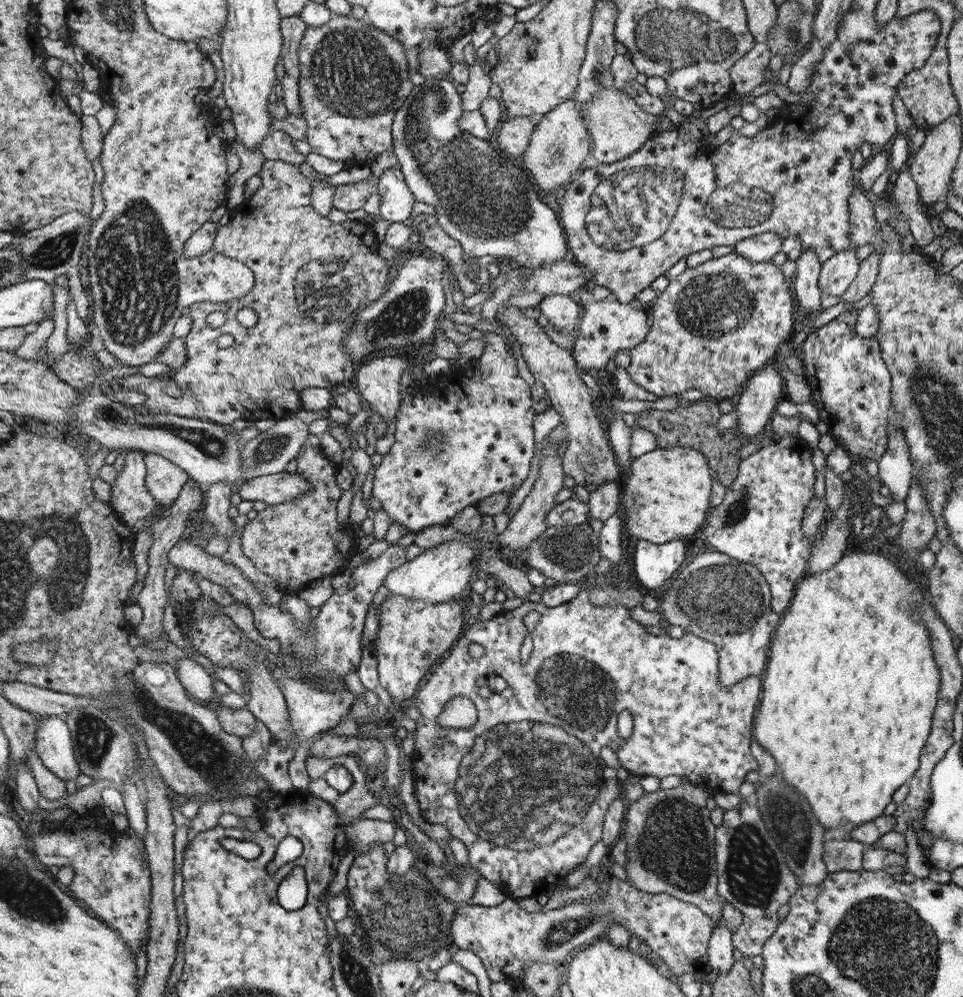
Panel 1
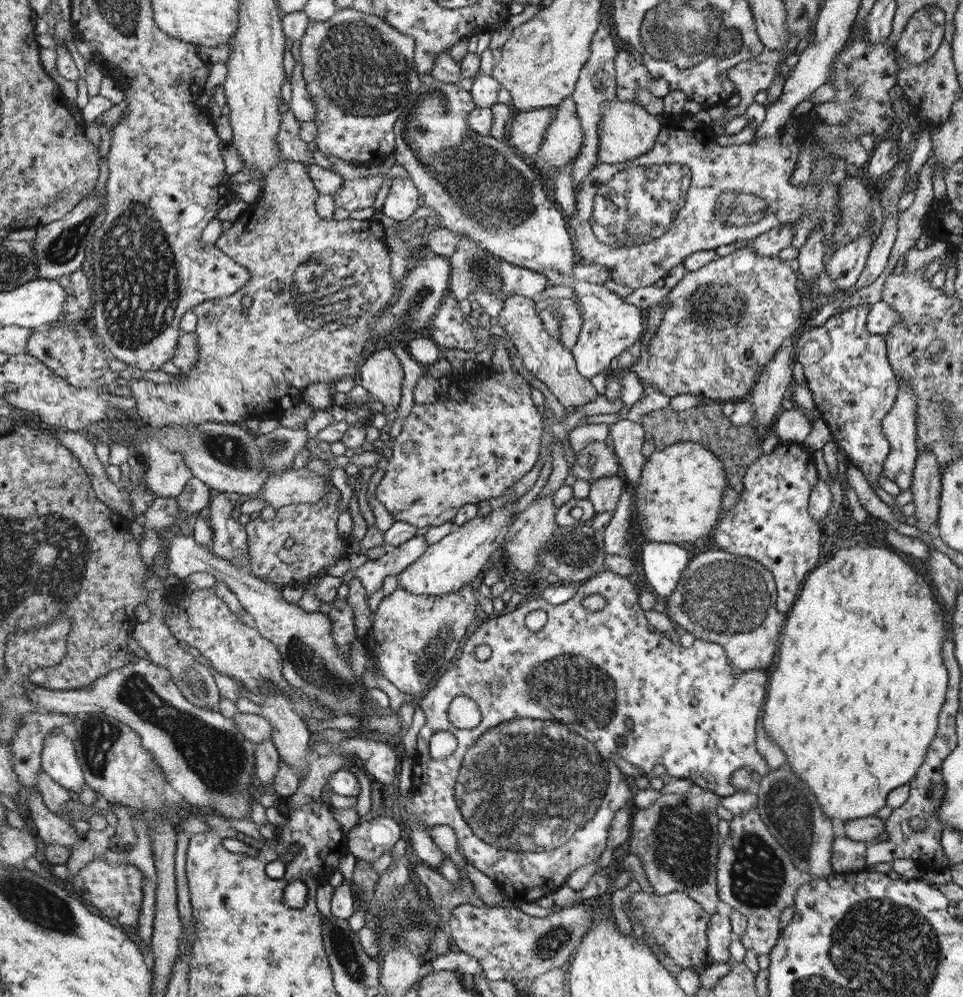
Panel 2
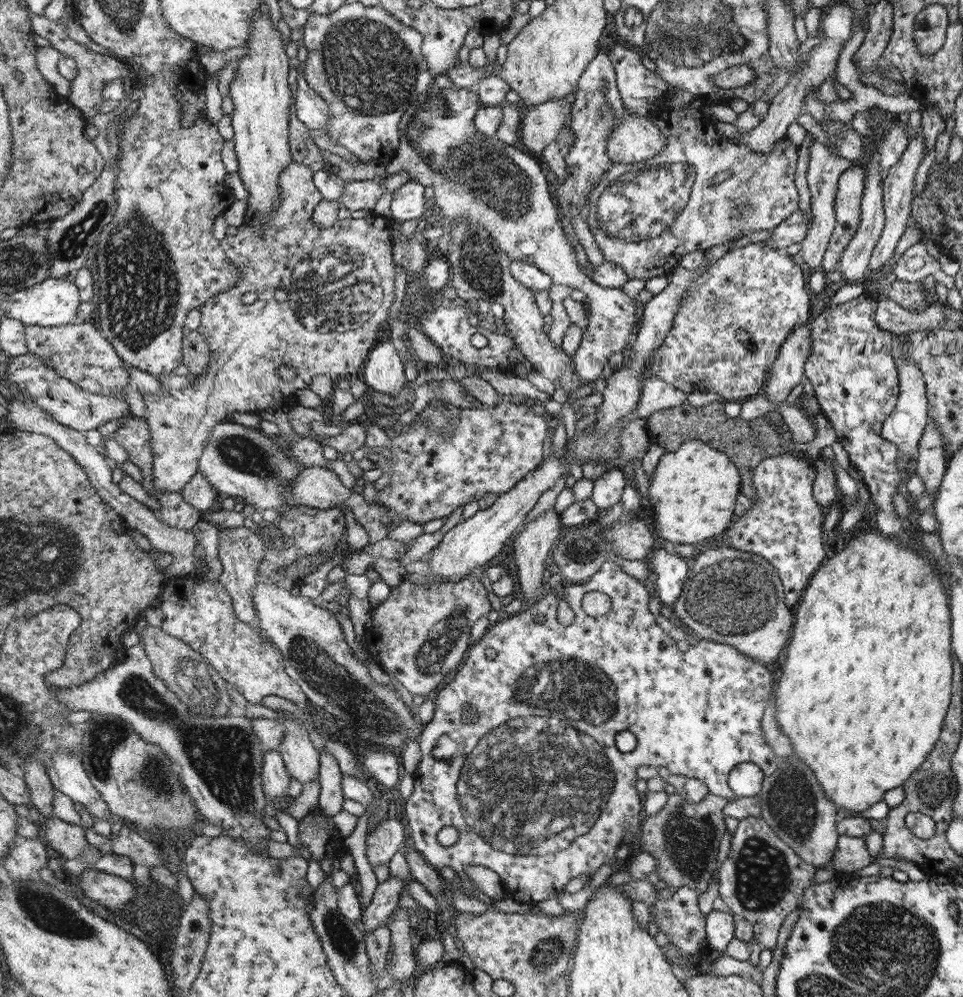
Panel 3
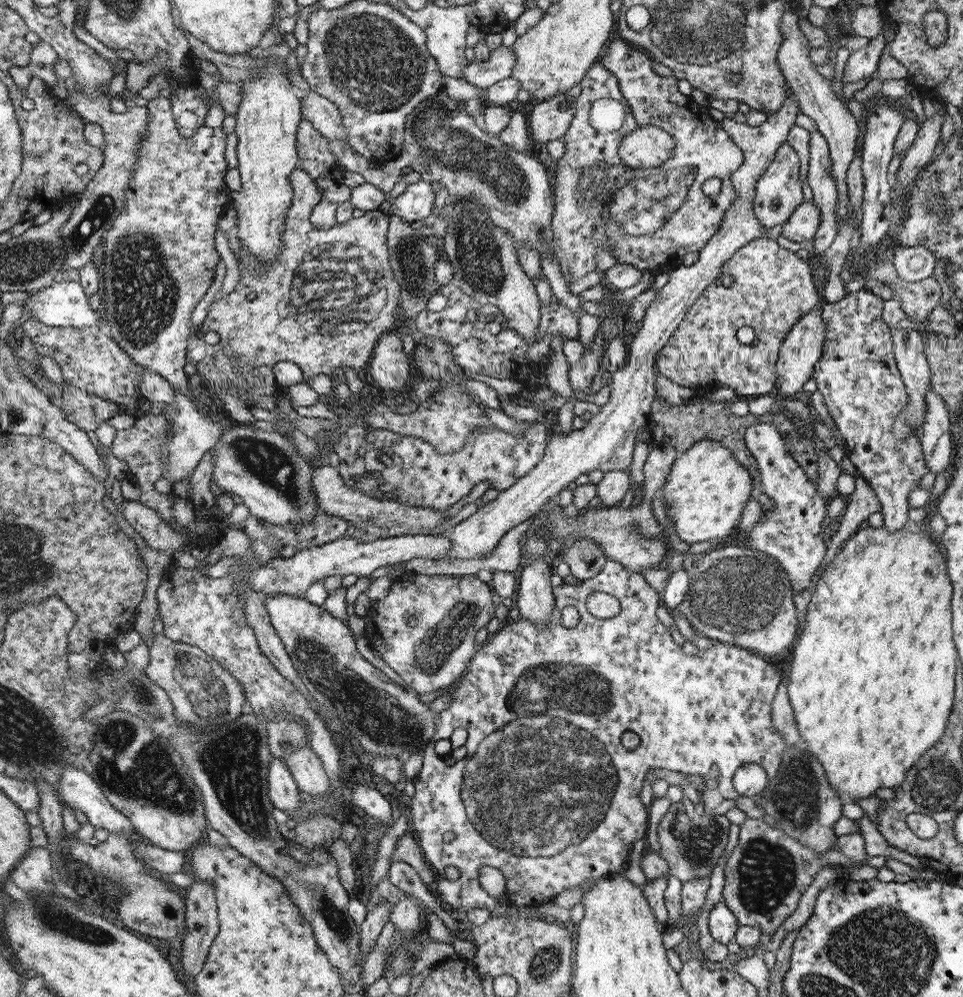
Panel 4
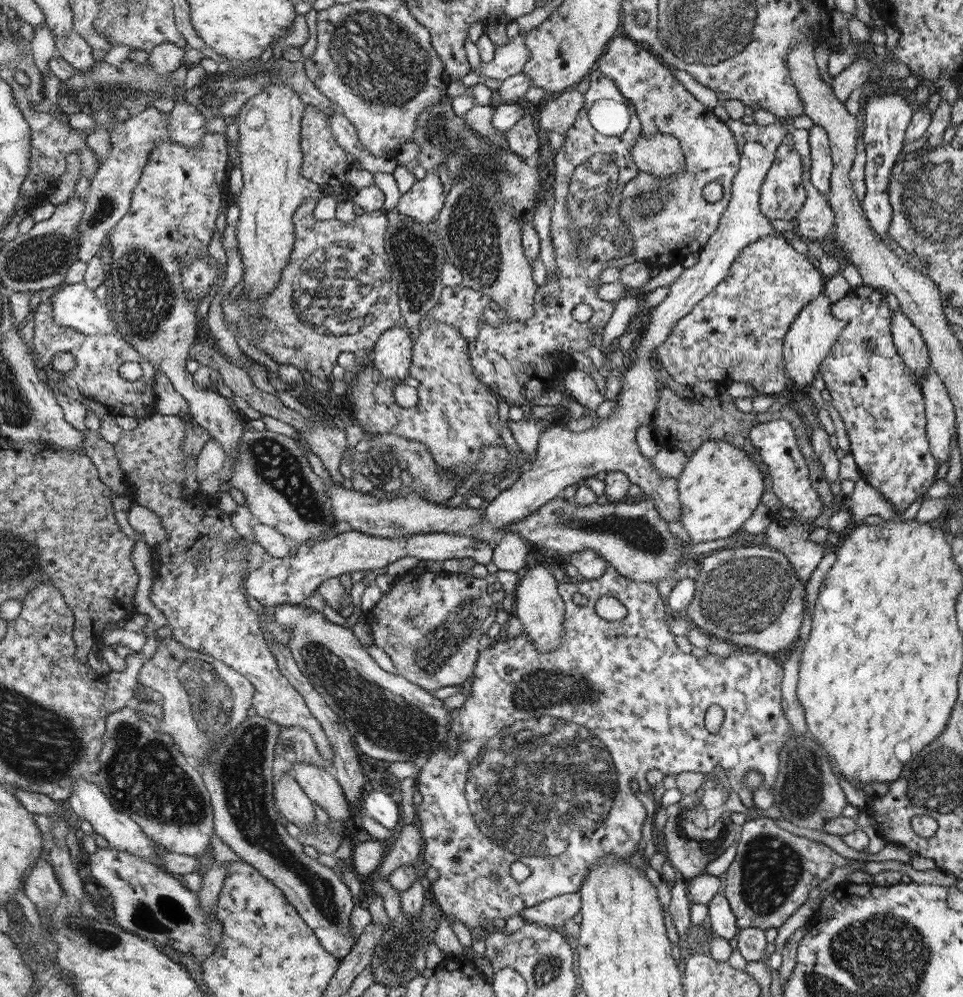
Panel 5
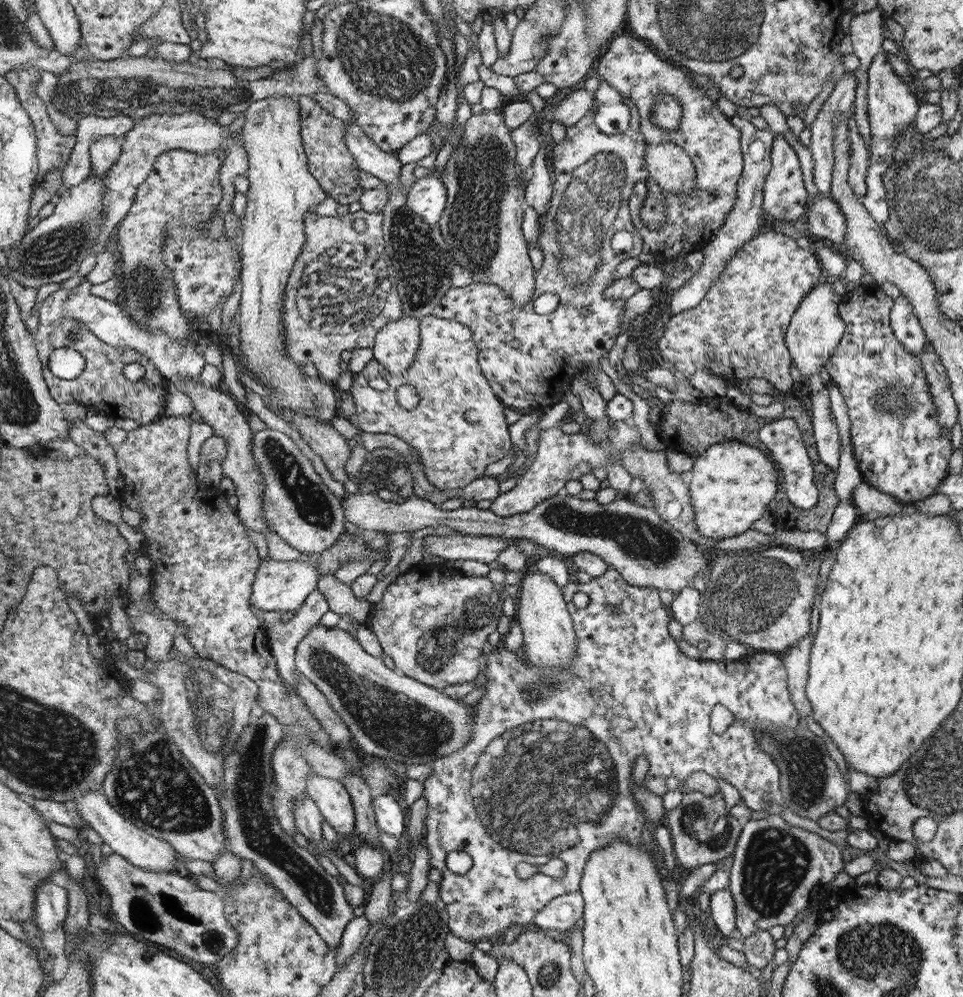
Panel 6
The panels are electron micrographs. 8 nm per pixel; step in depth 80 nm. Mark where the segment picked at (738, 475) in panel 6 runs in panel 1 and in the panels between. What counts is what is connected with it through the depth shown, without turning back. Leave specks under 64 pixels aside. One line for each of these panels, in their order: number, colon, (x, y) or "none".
1: (665, 496)
2: (676, 501)
3: (693, 492)
4: (707, 489)
5: (720, 486)

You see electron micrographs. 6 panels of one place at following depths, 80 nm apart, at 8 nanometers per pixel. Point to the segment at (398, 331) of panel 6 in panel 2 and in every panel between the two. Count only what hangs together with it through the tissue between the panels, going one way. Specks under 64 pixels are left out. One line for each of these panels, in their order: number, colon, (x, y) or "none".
2: (382, 375)
3: (384, 372)
4: (389, 368)
5: (392, 357)

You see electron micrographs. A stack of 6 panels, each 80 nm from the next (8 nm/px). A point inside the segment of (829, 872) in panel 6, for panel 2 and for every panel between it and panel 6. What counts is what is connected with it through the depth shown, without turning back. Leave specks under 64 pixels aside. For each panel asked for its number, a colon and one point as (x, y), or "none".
2: (756, 877)
3: (762, 880)
4: (767, 872)
5: (774, 870)

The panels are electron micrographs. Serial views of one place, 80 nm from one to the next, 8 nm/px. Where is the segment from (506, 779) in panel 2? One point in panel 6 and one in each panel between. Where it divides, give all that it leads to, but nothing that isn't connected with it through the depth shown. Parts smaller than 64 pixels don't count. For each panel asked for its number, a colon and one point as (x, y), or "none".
3: (534, 798)
4: (543, 795)
5: (538, 794)
6: (546, 775)

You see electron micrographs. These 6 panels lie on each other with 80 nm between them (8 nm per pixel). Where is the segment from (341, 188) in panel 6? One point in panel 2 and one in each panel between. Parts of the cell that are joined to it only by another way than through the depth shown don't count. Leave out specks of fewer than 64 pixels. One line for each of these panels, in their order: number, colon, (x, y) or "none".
2: (292, 148)
3: (305, 151)
4: (315, 158)
5: (325, 163)

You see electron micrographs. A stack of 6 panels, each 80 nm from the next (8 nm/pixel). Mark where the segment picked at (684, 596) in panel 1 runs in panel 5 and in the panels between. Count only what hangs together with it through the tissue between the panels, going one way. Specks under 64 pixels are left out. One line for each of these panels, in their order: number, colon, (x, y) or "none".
2: (724, 598)
3: (731, 597)
4: (739, 596)
5: (752, 596)

